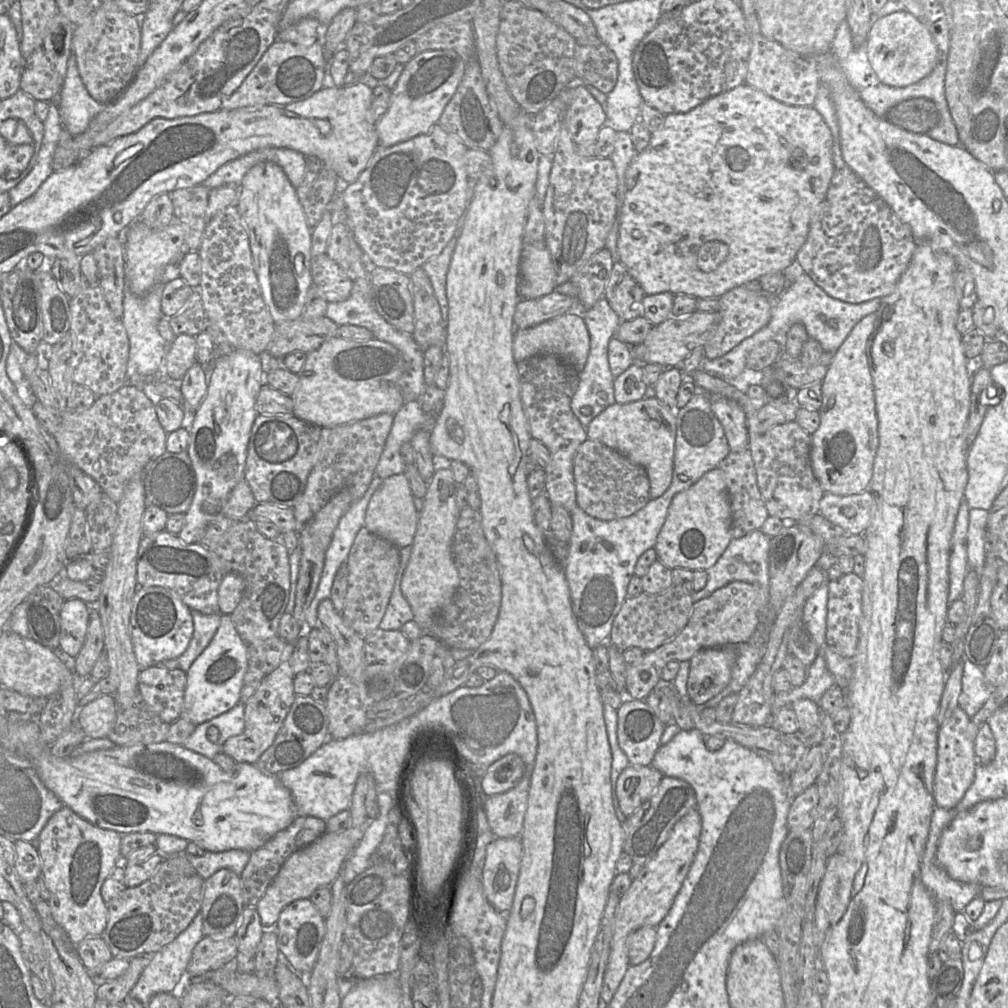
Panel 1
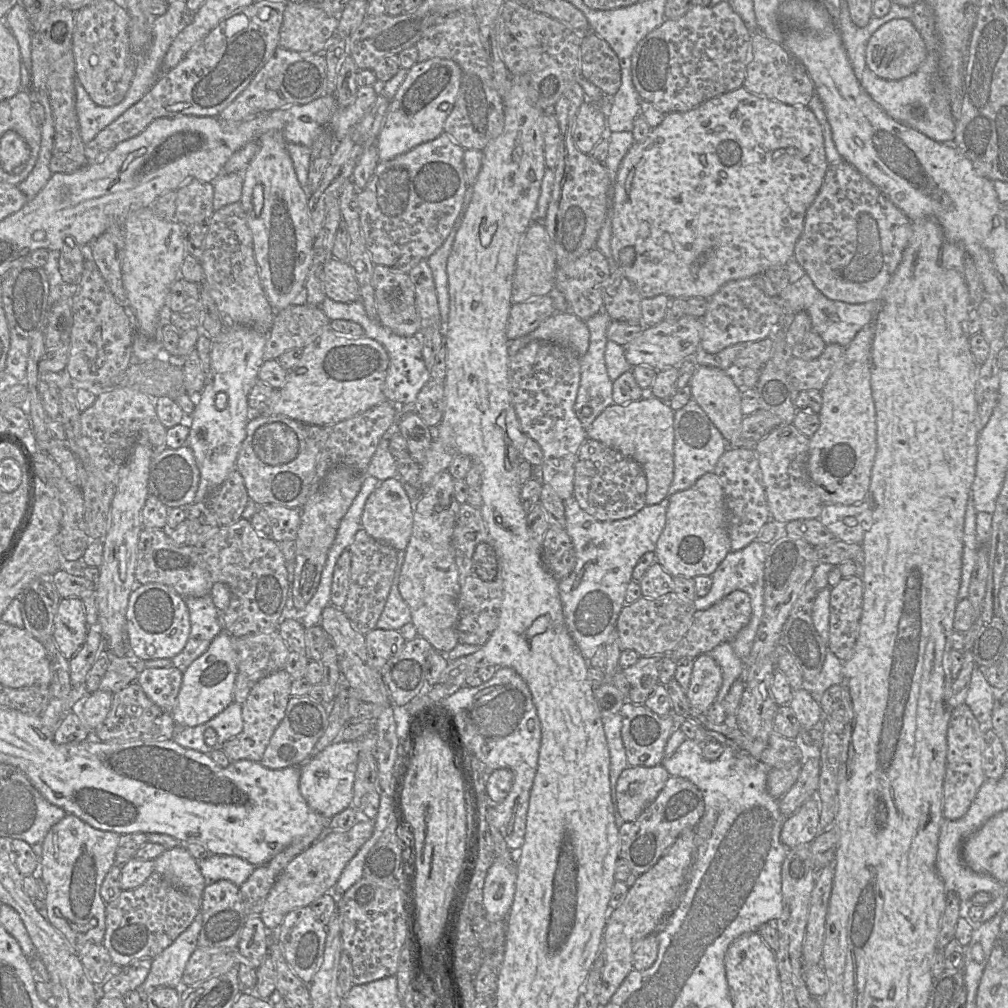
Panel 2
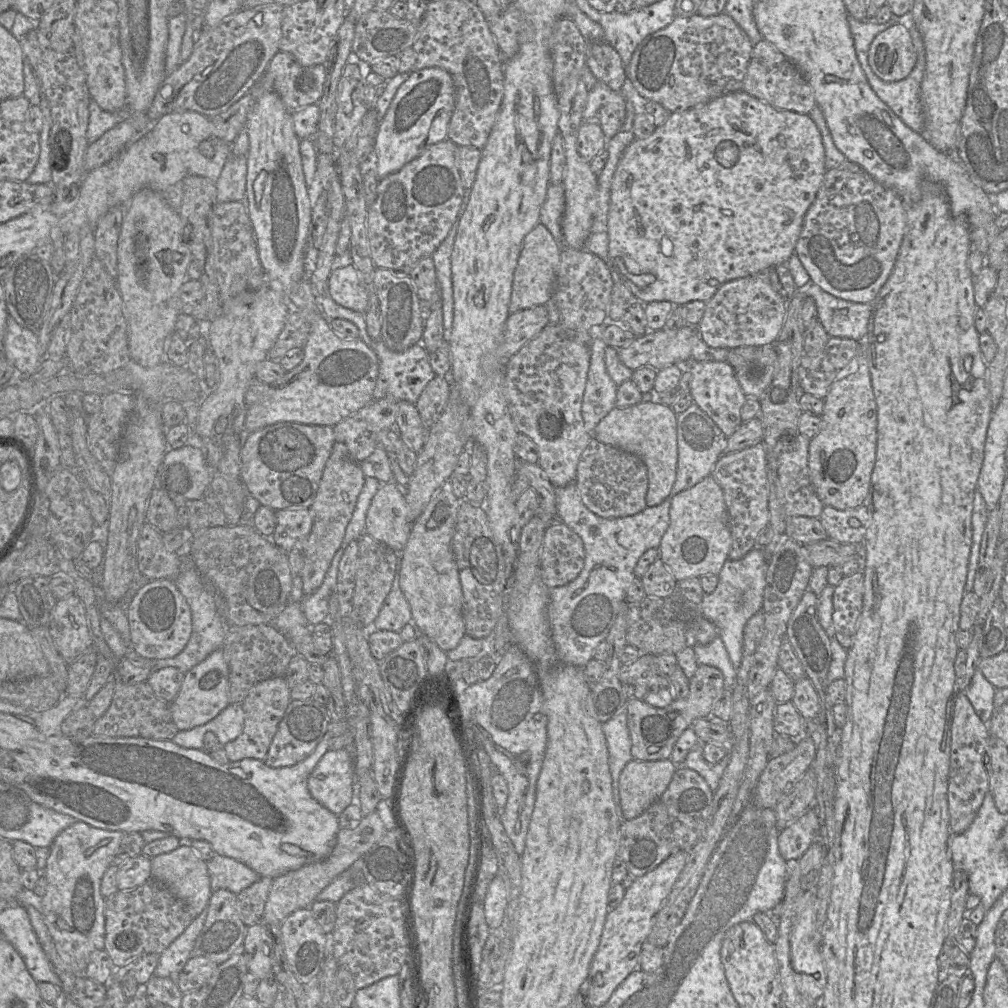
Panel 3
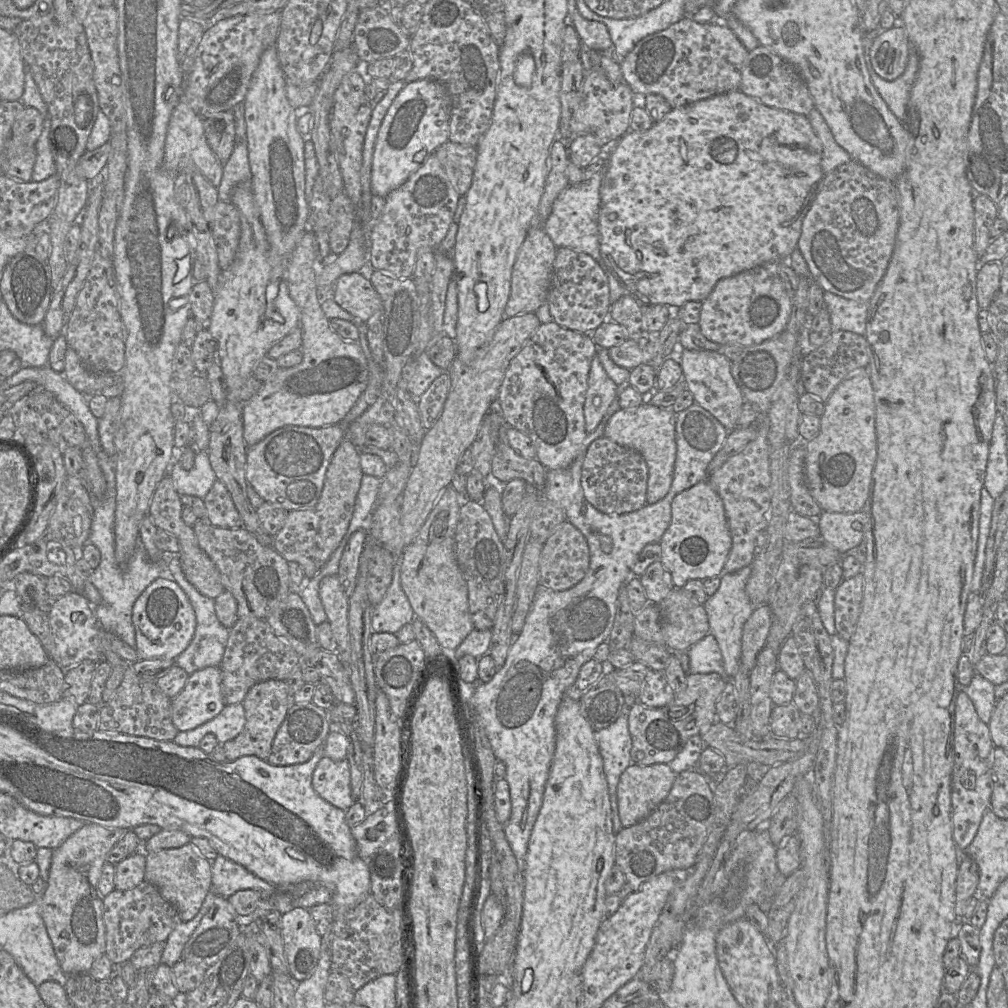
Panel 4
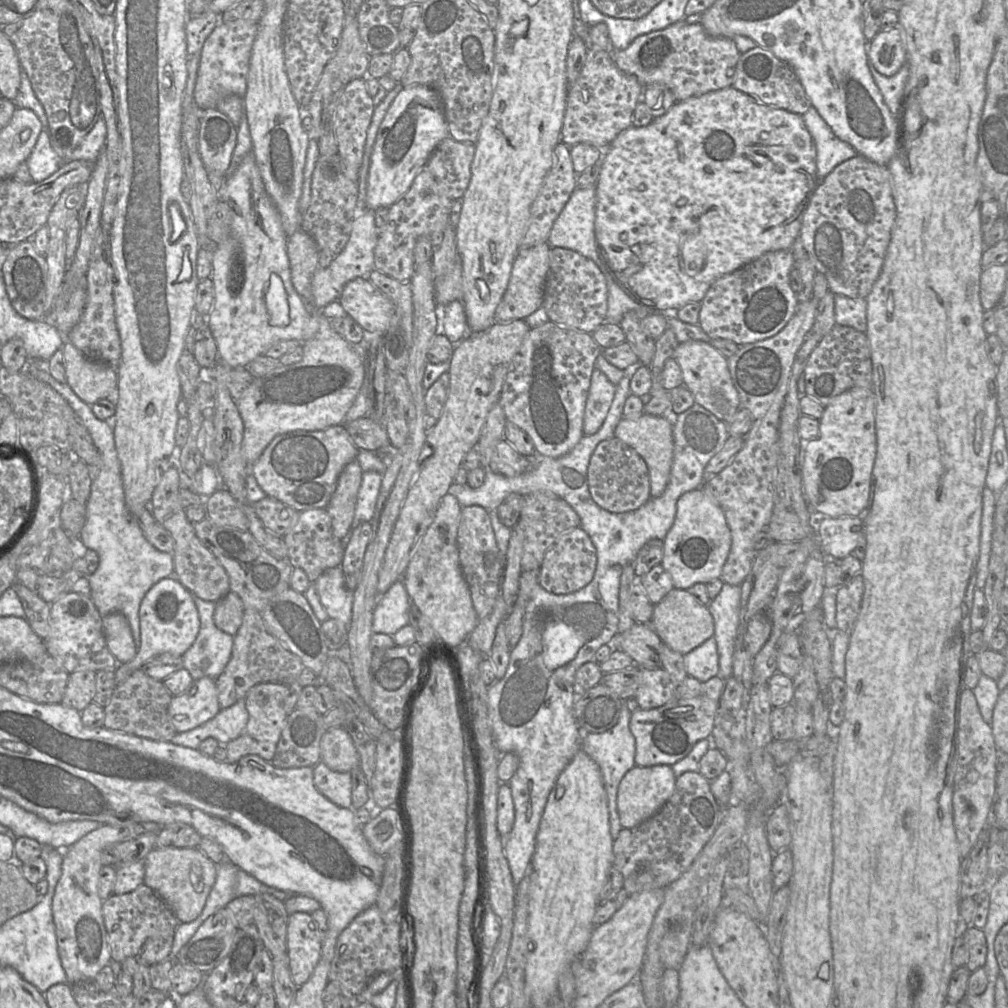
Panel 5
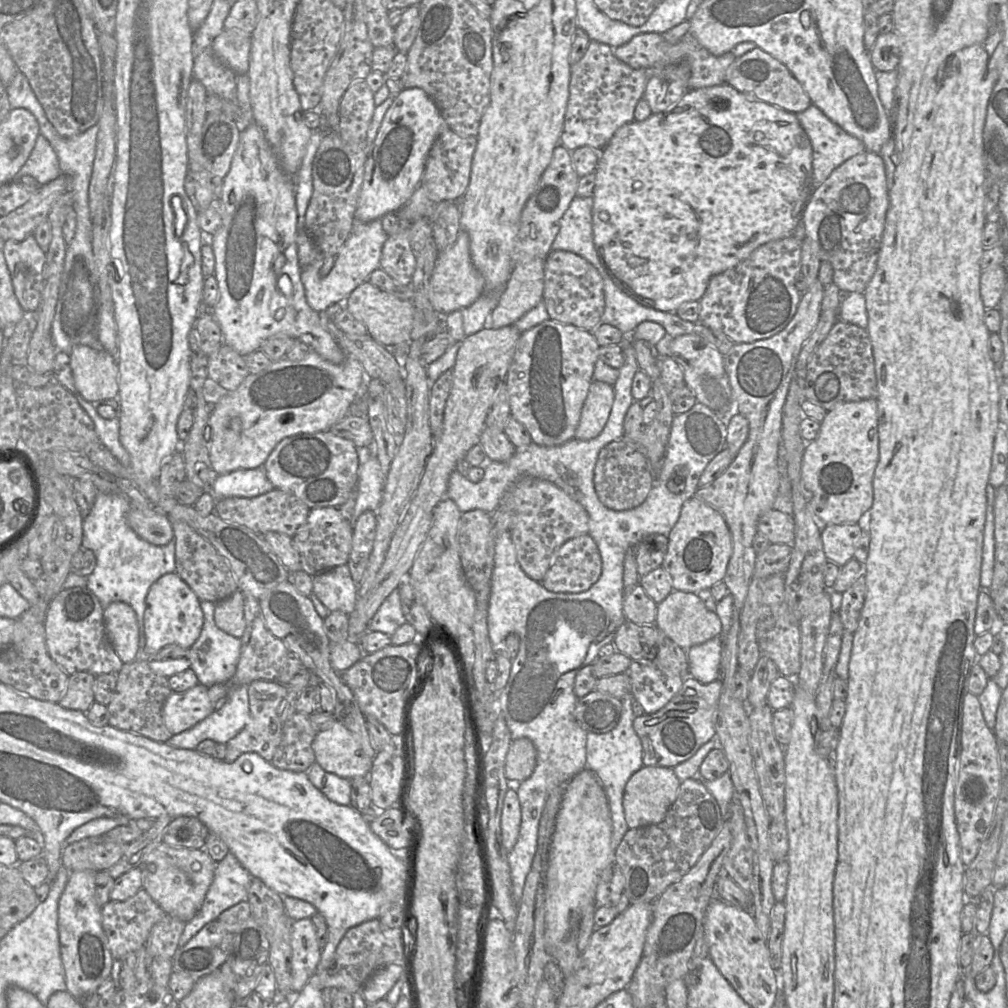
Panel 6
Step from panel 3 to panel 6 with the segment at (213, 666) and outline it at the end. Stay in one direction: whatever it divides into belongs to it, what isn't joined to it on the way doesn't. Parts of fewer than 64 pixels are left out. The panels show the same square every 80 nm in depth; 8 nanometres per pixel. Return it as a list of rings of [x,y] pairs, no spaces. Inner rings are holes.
[[[198,683],[183,693],[172,691],[163,706],[163,720],[172,735],[194,727],[214,712],[208,689]]]

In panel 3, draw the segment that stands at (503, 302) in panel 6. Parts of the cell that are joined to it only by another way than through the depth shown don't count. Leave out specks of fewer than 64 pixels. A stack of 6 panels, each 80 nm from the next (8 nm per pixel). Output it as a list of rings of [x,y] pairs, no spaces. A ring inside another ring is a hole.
[[[538,222],[525,236],[514,272],[509,305],[510,314],[538,305],[545,305],[551,299],[562,247],[563,245],[553,238],[550,231],[541,222]]]

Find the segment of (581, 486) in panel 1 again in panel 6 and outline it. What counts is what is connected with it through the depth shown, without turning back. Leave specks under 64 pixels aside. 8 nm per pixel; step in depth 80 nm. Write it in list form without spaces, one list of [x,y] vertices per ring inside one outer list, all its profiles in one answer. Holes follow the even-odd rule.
[[[626,438],[610,442],[598,454],[593,475],[594,488],[601,503],[611,510],[622,511],[639,506],[652,489],[654,479],[648,459]]]

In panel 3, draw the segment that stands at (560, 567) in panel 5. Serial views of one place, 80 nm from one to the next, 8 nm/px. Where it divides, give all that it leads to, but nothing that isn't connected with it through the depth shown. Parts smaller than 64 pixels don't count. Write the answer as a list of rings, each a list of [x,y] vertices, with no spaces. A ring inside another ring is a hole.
[[[555,521],[545,532],[541,548],[539,576],[549,588],[564,586],[578,577],[585,563],[584,543],[562,521]]]

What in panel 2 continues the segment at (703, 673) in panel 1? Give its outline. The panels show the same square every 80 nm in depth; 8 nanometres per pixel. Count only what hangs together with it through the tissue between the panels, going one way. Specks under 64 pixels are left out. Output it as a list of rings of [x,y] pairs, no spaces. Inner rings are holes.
[[[707,653],[693,661],[687,698],[697,710],[705,713],[715,701],[722,686],[722,672],[718,663]]]

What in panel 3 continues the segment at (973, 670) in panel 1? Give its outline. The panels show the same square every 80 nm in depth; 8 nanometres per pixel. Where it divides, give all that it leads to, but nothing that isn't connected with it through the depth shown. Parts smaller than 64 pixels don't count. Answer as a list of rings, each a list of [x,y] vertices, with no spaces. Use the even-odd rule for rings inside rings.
[[[979,669],[975,671],[964,692],[979,719],[987,725],[995,711],[993,705],[995,692],[996,689],[986,680]]]

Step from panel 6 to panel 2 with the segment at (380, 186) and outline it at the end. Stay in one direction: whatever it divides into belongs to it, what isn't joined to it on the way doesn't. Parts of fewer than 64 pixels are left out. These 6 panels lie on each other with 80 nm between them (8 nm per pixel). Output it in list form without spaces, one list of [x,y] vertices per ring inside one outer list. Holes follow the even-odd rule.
[[[445,58],[417,62],[398,88],[376,139],[380,161],[390,160],[414,147],[434,140],[444,132],[444,123],[458,97],[462,71],[457,63]]]

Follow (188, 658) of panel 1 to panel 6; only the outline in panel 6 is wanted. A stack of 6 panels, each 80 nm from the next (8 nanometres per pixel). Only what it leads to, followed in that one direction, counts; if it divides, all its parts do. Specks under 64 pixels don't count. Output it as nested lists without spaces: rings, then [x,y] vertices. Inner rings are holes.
[[[201,601],[200,606],[204,615],[204,623],[198,639],[191,646],[191,648],[189,648],[190,669],[192,669],[196,674],[196,677],[200,684],[210,688],[214,684],[228,683],[232,680],[240,658],[241,640],[223,632],[216,626],[214,622],[214,611],[216,606],[215,603],[209,601]]]

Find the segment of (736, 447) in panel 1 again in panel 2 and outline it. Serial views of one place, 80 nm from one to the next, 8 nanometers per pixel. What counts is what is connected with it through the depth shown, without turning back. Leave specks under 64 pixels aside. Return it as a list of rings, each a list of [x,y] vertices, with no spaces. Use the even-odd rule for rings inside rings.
[[[698,366],[689,386],[692,398],[729,442],[737,435],[744,415],[741,410],[740,389],[726,370]]]

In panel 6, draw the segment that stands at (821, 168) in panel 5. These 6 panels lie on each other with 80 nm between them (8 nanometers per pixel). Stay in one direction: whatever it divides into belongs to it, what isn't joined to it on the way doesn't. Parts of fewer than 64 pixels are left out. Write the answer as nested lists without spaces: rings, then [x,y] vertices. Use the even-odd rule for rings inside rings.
[[[817,106],[795,114],[806,131],[812,145],[812,193],[818,189],[831,173],[843,162],[860,153],[866,152],[862,141],[844,131],[831,121]]]

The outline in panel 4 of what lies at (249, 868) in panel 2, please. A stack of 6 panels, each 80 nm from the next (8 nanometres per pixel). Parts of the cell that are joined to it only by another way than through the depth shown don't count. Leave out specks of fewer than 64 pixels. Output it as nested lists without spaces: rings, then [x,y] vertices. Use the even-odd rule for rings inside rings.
[[[218,855],[211,861],[211,872],[212,890],[216,895],[225,898],[246,889],[259,891],[262,898],[268,898],[276,892],[276,886],[222,855]]]

